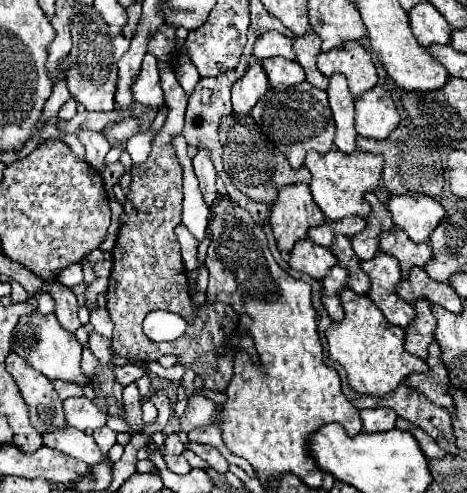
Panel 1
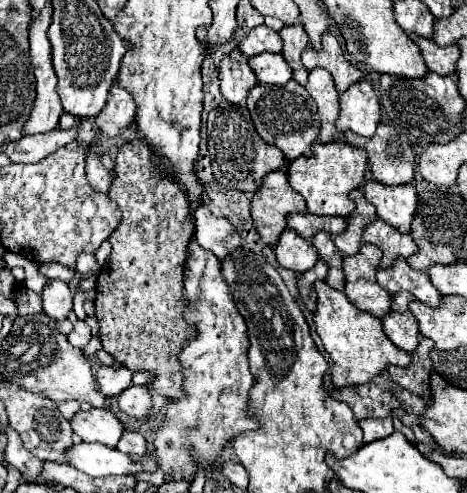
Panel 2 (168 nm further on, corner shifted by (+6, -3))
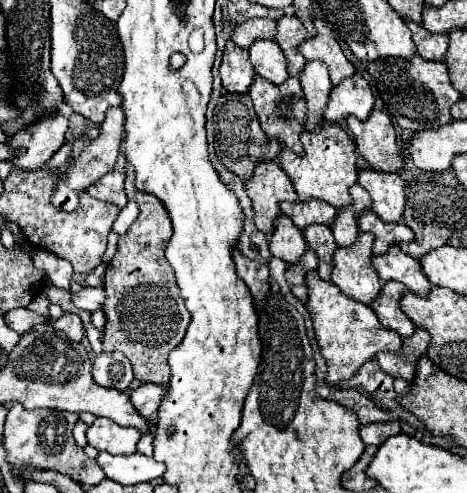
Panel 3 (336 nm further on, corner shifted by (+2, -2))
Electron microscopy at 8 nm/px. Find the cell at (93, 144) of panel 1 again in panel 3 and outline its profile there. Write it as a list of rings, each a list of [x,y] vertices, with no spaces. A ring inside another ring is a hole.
[[[111,171],[107,173],[105,177],[101,177],[93,187],[87,189],[87,193],[95,199],[101,199],[101,201],[107,201],[107,203],[113,203],[117,205],[119,209],[123,209],[127,205],[127,193],[125,193],[125,187],[123,187],[123,179],[125,175],[119,173],[119,171]]]

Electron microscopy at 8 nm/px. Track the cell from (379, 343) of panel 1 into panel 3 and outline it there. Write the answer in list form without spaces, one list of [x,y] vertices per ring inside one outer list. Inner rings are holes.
[[[309,271],[305,275],[307,281],[307,311],[313,319],[313,331],[317,345],[321,349],[321,355],[327,361],[327,383],[337,383],[341,379],[351,379],[357,369],[373,359],[379,351],[397,351],[401,349],[401,337],[377,321],[373,309],[365,303],[353,301],[347,297],[337,285],[331,281],[323,281],[317,277],[315,271]]]

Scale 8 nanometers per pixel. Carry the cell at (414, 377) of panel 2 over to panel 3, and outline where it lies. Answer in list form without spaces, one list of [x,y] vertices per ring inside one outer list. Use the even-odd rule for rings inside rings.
[[[417,327],[411,337],[403,337],[403,345],[397,353],[377,353],[375,359],[385,373],[393,377],[403,377],[405,381],[413,383],[415,365],[419,357],[427,353],[429,339],[429,331]]]

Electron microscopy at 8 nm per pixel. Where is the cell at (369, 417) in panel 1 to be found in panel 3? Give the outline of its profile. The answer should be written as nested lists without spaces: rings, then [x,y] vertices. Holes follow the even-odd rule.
[[[389,421],[389,423],[369,423],[369,425],[361,425],[359,427],[359,435],[365,441],[367,447],[377,449],[387,437],[395,435],[401,431],[401,423],[399,421]]]

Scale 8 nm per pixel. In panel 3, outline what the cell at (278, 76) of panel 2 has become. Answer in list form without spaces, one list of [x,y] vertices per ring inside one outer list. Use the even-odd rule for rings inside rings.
[[[269,39],[255,41],[249,47],[249,57],[251,57],[255,71],[261,77],[265,77],[267,81],[273,81],[277,85],[287,81],[287,77],[289,77],[287,61],[285,61],[285,57],[275,41],[269,41]]]

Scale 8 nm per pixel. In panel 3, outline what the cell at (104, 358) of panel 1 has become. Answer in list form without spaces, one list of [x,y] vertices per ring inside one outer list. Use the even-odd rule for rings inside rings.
[[[63,313],[63,315],[53,323],[53,327],[59,329],[59,331],[63,331],[63,333],[65,333],[69,339],[73,339],[73,341],[81,341],[81,337],[85,335],[83,325],[81,325],[81,319],[79,319],[79,315],[75,315],[75,313]]]

